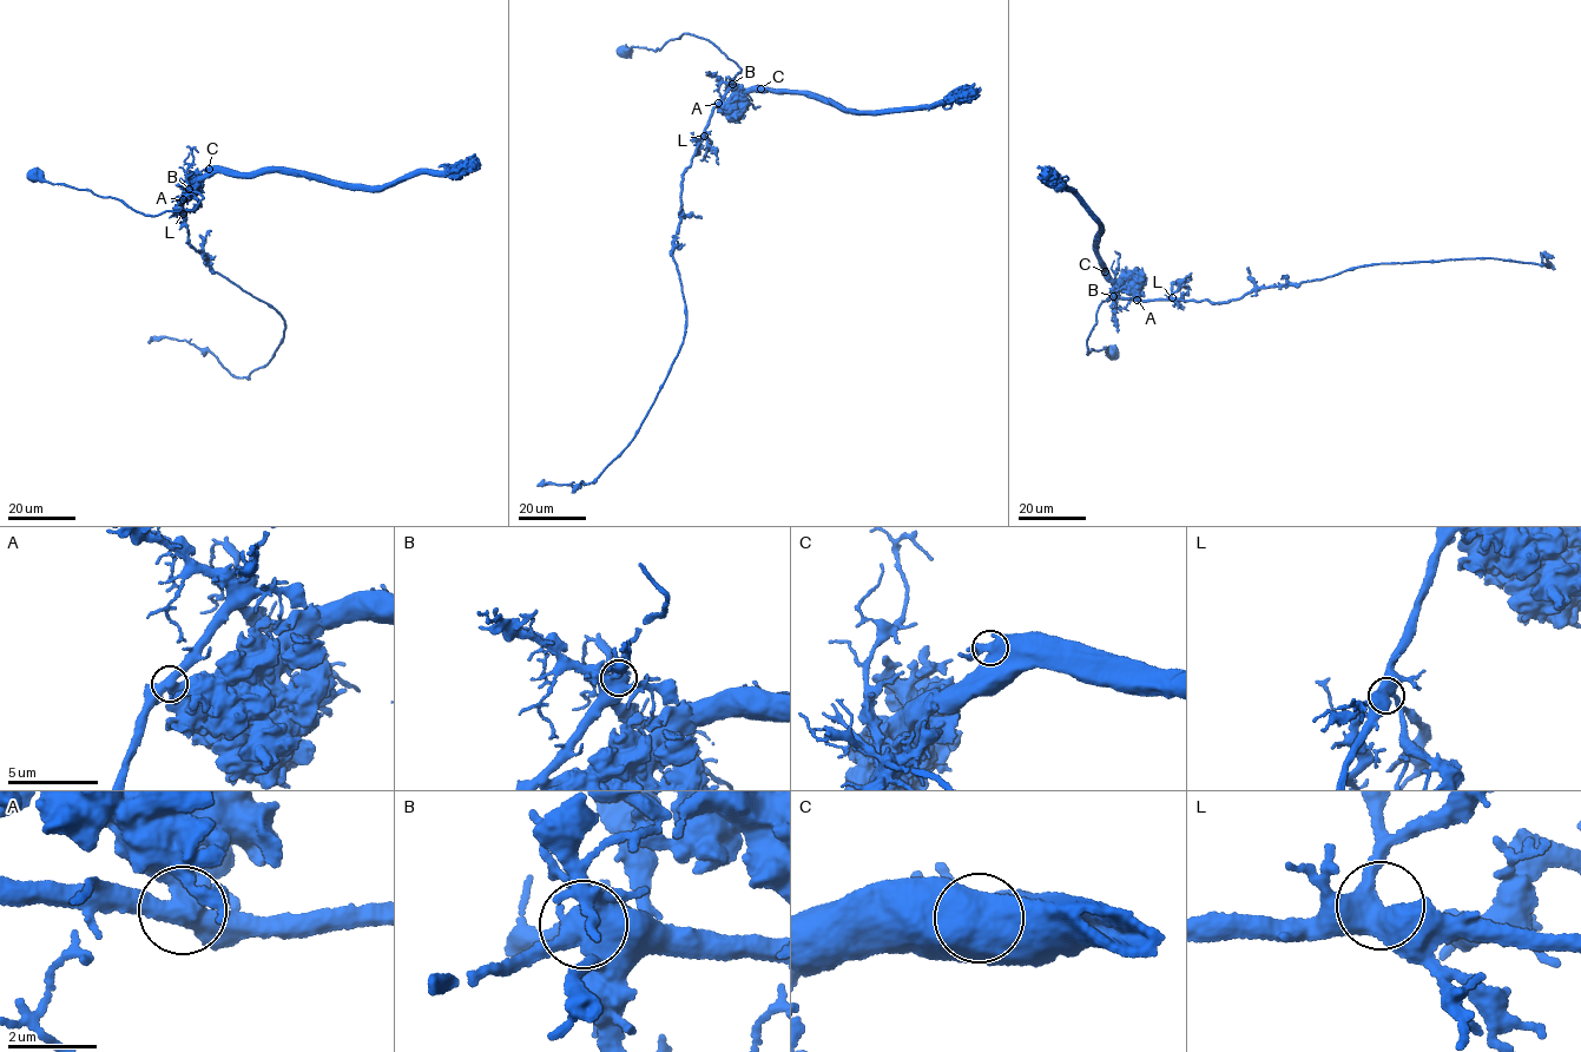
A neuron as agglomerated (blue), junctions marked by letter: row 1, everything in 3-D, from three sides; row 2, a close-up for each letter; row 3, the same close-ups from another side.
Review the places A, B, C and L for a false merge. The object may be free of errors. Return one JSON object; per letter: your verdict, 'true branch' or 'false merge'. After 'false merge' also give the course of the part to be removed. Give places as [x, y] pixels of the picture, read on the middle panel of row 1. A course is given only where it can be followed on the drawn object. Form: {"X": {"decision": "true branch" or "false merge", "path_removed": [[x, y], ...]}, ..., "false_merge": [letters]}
{"A": {"decision": "false merge", "path_removed": [[718, 103], [684, 173], [672, 258], [686, 316], [678, 355], [632, 440], [594, 481], [537, 485]]}, "B": {"decision": "true branch"}, "C": {"decision": "true branch"}, "L": {"decision": "true branch"}, "false_merge": ["A"]}

